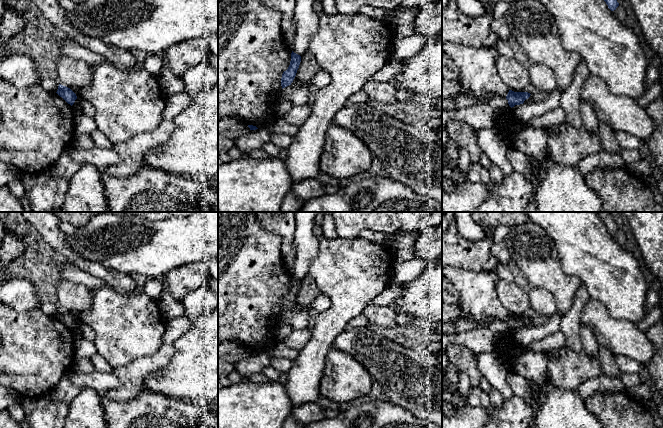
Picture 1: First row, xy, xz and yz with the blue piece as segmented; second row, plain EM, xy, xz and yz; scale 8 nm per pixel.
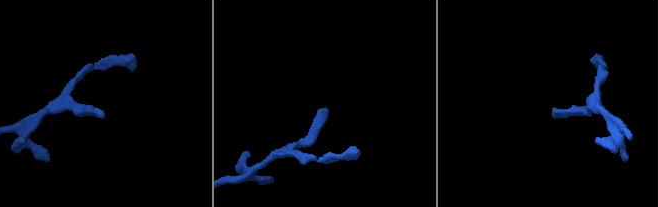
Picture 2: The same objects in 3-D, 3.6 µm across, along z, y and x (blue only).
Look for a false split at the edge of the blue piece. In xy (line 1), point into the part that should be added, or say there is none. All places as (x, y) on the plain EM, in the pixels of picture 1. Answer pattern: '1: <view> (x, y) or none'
1: none

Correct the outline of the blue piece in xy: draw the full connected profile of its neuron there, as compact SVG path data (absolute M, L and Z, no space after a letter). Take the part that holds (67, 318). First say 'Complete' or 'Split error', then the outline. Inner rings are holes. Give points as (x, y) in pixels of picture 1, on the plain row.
Complete. M59 308L58 314L56 316L60 321L62 321L71 330L77 323L76 318L68 311Z

